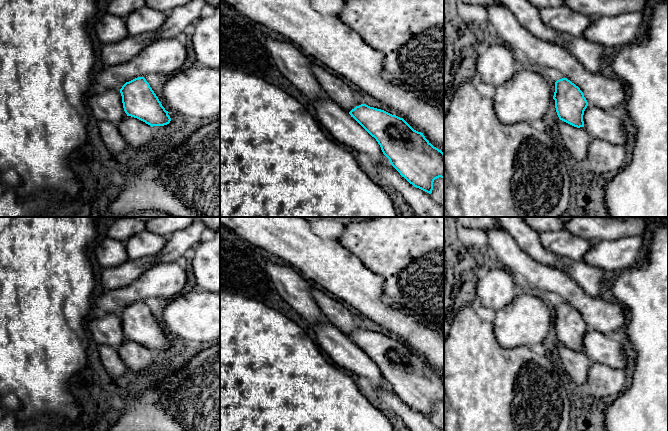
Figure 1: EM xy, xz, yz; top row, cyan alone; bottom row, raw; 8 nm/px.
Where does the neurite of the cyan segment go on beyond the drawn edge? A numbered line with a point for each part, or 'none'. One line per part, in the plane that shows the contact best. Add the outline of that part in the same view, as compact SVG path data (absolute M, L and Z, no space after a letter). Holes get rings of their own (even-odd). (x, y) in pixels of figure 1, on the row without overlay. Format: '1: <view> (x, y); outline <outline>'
1: xy (137, 358); outline M131 340L124 341L116 350L125 363L129 375L150 370L157 361L150 349Z

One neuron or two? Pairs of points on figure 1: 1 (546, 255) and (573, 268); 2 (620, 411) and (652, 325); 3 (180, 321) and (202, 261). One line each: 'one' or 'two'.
1: one
2: one
3: one

